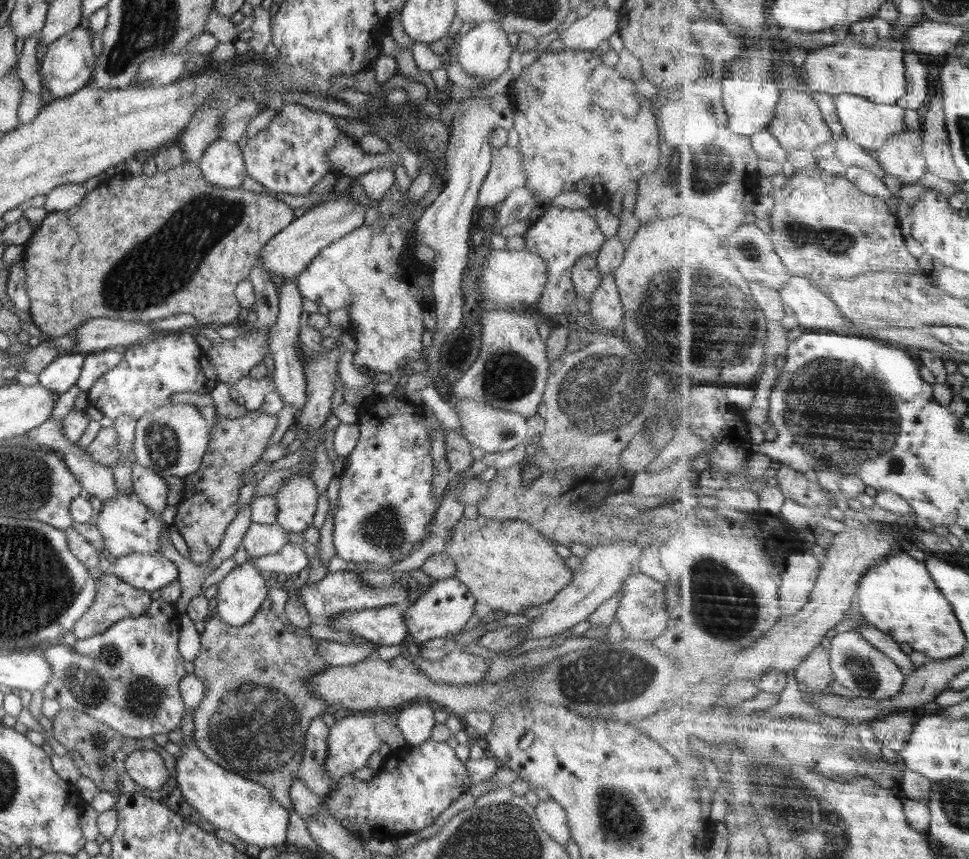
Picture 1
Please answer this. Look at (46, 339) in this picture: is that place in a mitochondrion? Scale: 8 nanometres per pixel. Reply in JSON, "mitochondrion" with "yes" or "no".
{"mitochondrion":"no"}

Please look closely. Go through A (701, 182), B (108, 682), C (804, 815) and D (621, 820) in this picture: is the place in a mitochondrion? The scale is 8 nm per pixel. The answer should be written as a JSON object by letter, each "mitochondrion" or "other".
{"A":"mitochondrion","B":"mitochondrion","C":"mitochondrion","D":"mitochondrion"}

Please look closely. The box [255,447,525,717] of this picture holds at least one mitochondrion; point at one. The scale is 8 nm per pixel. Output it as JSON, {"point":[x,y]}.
{"point":[384,531]}

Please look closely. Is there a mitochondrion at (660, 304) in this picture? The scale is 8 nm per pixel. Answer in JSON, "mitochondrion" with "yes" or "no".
{"mitochondrion":"yes"}

